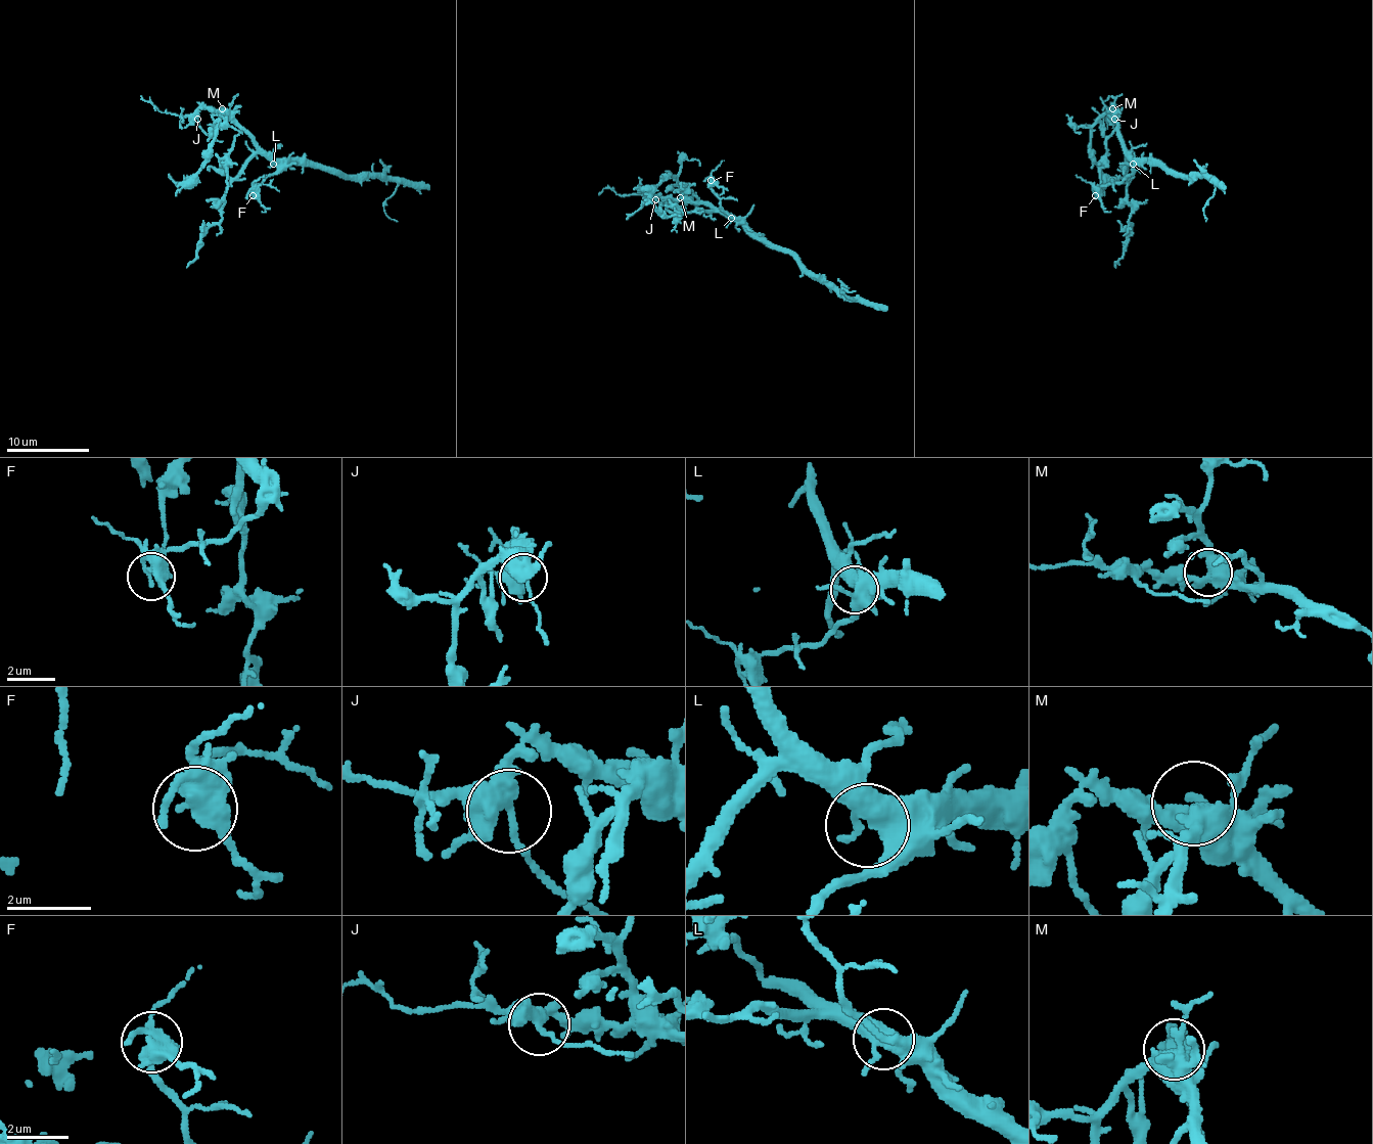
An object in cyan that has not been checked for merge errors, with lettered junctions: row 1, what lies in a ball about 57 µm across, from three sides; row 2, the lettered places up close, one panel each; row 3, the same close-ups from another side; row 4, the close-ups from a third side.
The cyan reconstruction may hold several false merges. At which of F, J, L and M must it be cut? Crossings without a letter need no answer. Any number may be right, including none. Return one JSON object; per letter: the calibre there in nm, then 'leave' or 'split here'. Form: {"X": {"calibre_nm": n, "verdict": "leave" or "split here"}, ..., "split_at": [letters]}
{"F": {"calibre_nm": 440, "verdict": "leave"}, "J": {"calibre_nm": 360, "verdict": "leave"}, "L": {"calibre_nm": 480, "verdict": "leave"}, "M": {"calibre_nm": 440, "verdict": "leave"}, "split_at": []}

